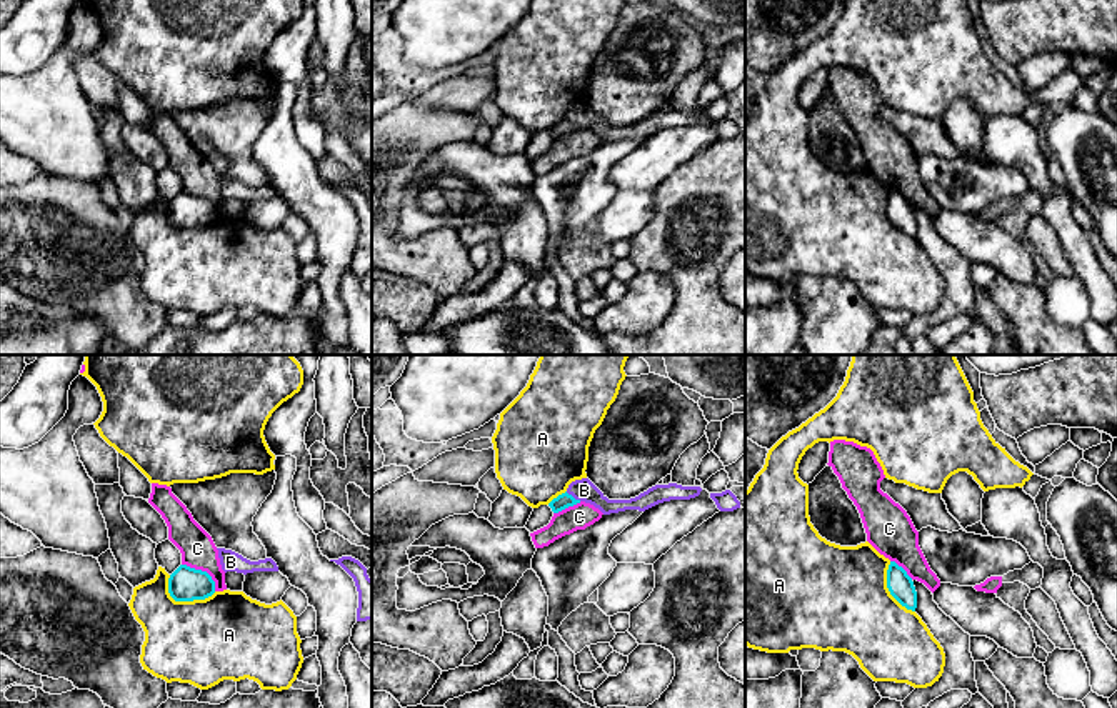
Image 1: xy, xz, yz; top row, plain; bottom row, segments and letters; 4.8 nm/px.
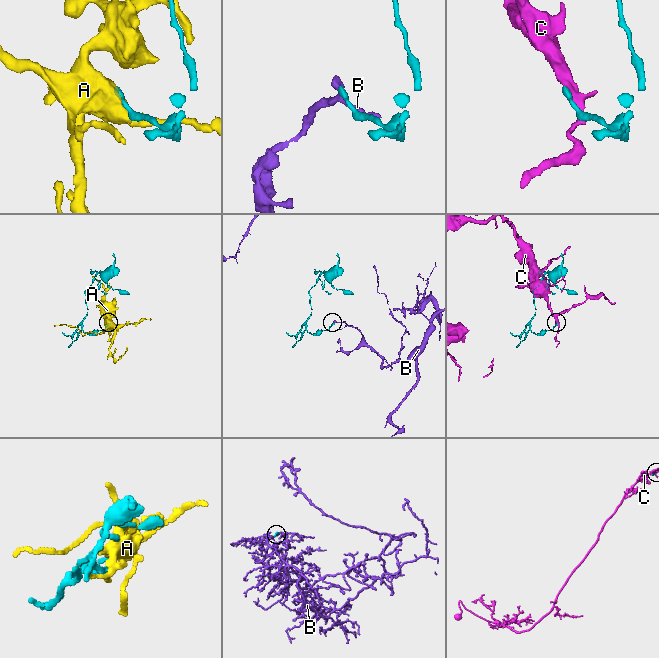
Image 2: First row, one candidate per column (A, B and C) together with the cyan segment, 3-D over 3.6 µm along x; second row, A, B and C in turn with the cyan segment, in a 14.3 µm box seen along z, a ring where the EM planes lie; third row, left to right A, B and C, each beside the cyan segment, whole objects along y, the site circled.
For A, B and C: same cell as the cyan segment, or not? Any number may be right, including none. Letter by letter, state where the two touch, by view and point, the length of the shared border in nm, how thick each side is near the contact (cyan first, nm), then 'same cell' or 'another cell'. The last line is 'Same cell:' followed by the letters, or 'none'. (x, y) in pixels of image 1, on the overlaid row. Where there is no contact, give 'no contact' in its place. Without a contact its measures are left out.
A: xy (185, 600) | 240 nm | 170/420 nm | another cell
B: xz (572, 497) | 90 nm | 70/110 nm | another cell
C: xy (204, 572) | 220 nm | 170/170 nm | another cell
Same cell: none

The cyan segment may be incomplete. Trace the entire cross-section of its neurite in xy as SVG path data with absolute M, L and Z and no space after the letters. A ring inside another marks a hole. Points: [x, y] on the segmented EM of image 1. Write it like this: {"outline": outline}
{"outline": "M180 565L168 578L168 593L175 601L205 600L215 593L215 581L207 571Z"}

